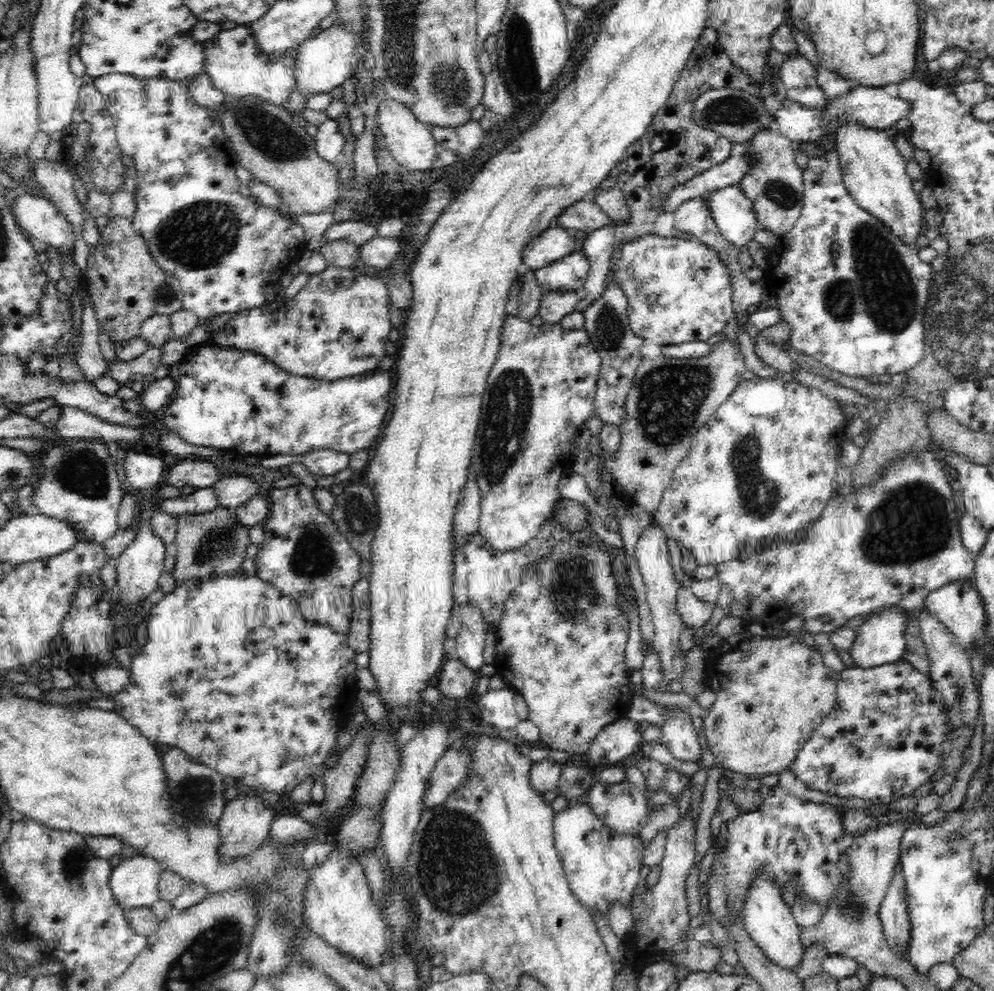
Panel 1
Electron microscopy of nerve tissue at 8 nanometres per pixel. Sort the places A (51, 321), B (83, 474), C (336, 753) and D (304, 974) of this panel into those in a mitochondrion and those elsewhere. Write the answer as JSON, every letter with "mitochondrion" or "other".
{"A":"other","B":"mitochondrion","C":"other","D":"other"}

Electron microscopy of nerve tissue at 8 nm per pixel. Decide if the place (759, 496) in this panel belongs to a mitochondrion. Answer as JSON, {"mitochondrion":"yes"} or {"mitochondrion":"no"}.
{"mitochondrion":"yes"}

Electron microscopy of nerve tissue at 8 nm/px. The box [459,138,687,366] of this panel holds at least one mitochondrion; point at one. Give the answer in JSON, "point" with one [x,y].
{"point":[609,330]}

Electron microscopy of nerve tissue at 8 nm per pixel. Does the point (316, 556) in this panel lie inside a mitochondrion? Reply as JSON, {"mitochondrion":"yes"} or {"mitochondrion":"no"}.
{"mitochondrion":"yes"}

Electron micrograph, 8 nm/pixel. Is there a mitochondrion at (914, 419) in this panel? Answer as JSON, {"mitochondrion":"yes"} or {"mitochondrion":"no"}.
{"mitochondrion":"no"}

